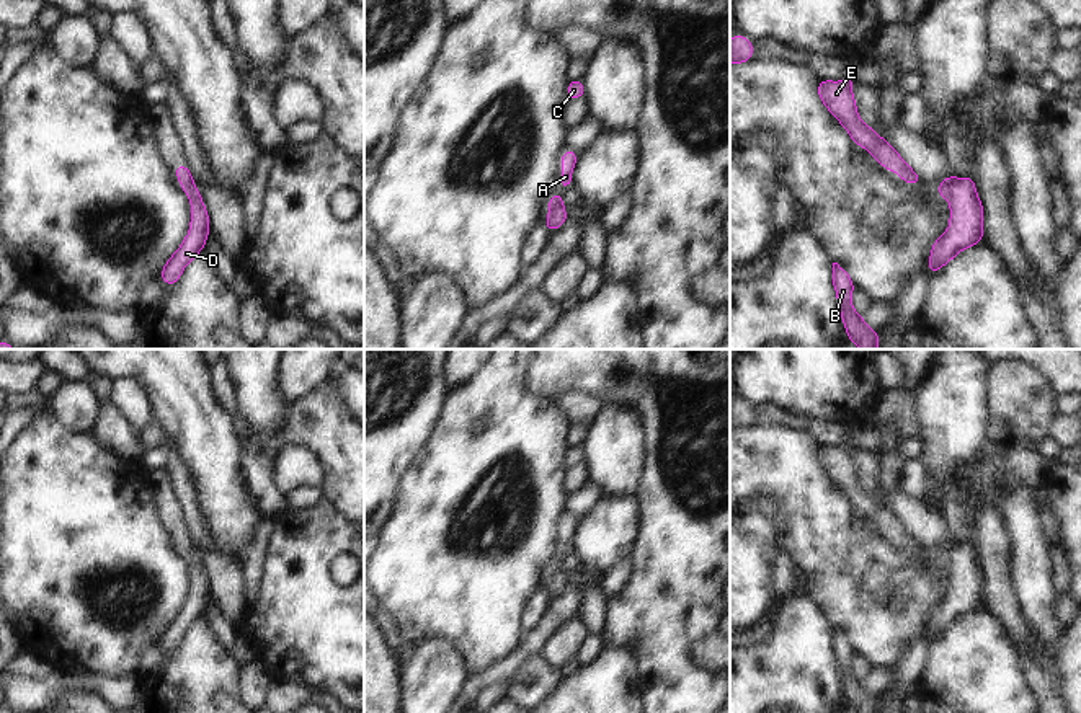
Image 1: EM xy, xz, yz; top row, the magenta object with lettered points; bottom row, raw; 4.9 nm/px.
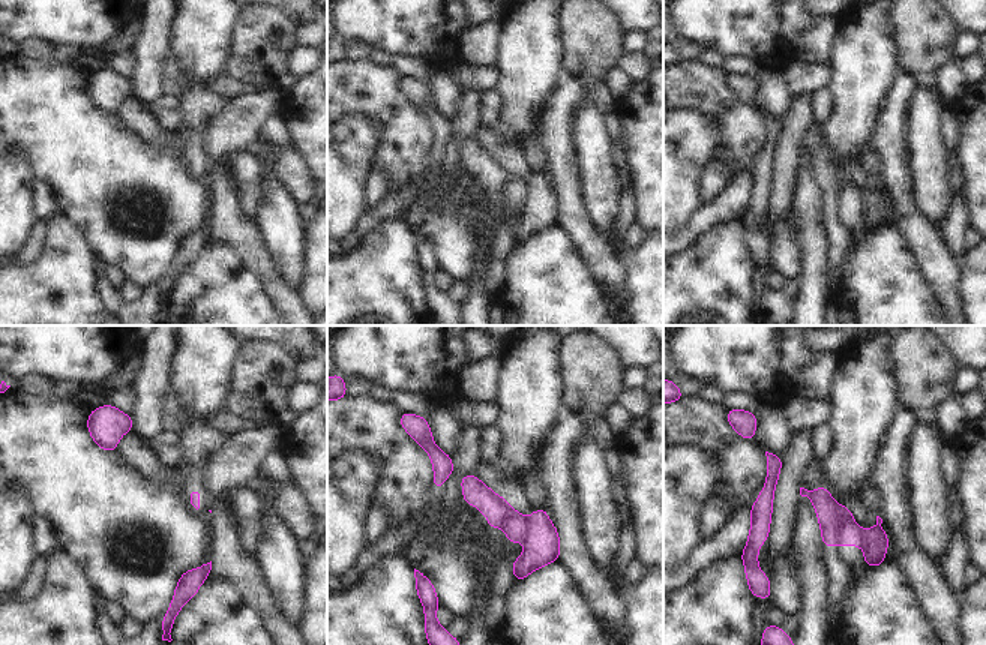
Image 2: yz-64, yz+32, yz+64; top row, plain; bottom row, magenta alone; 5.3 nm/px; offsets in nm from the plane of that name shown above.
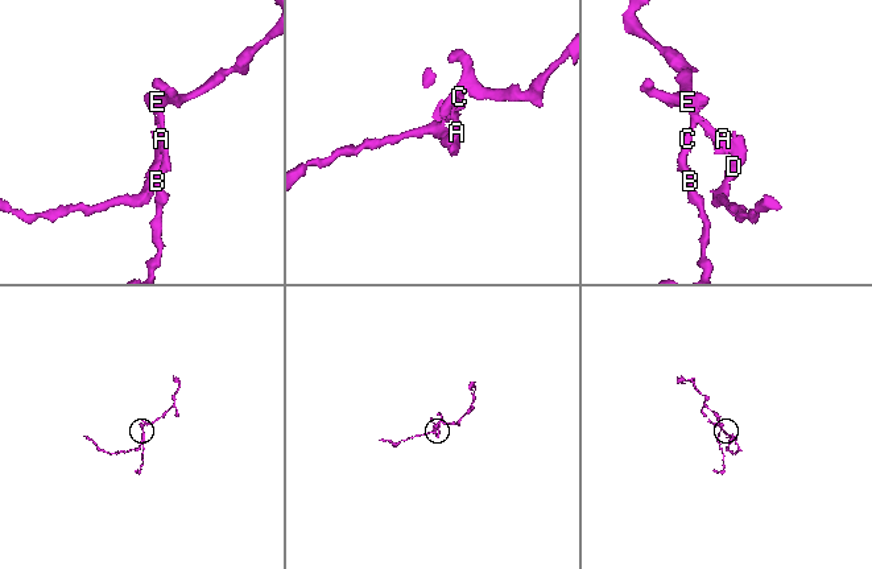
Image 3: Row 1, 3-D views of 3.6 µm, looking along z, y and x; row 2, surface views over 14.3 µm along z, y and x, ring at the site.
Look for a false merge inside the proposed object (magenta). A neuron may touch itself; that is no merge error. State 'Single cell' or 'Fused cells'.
Fused cells.

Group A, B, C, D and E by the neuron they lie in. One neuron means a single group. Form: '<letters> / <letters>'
A B C E / D

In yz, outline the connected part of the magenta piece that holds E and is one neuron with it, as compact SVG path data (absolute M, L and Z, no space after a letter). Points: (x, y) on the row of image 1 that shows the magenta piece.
M849 75L843 82L820 80L818 95L828 111L844 126L846 132L852 134L854 145L864 145L874 158L879 160L888 171L896 171L906 184L921 184L923 179L911 170L910 165L895 152L895 148L867 127L857 116L851 85L856 82Z

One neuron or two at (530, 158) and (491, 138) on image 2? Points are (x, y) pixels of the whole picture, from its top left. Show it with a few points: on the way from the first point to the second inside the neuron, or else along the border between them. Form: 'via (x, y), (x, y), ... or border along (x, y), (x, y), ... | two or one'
border along (523, 149), (523, 161), (533, 174) | two

